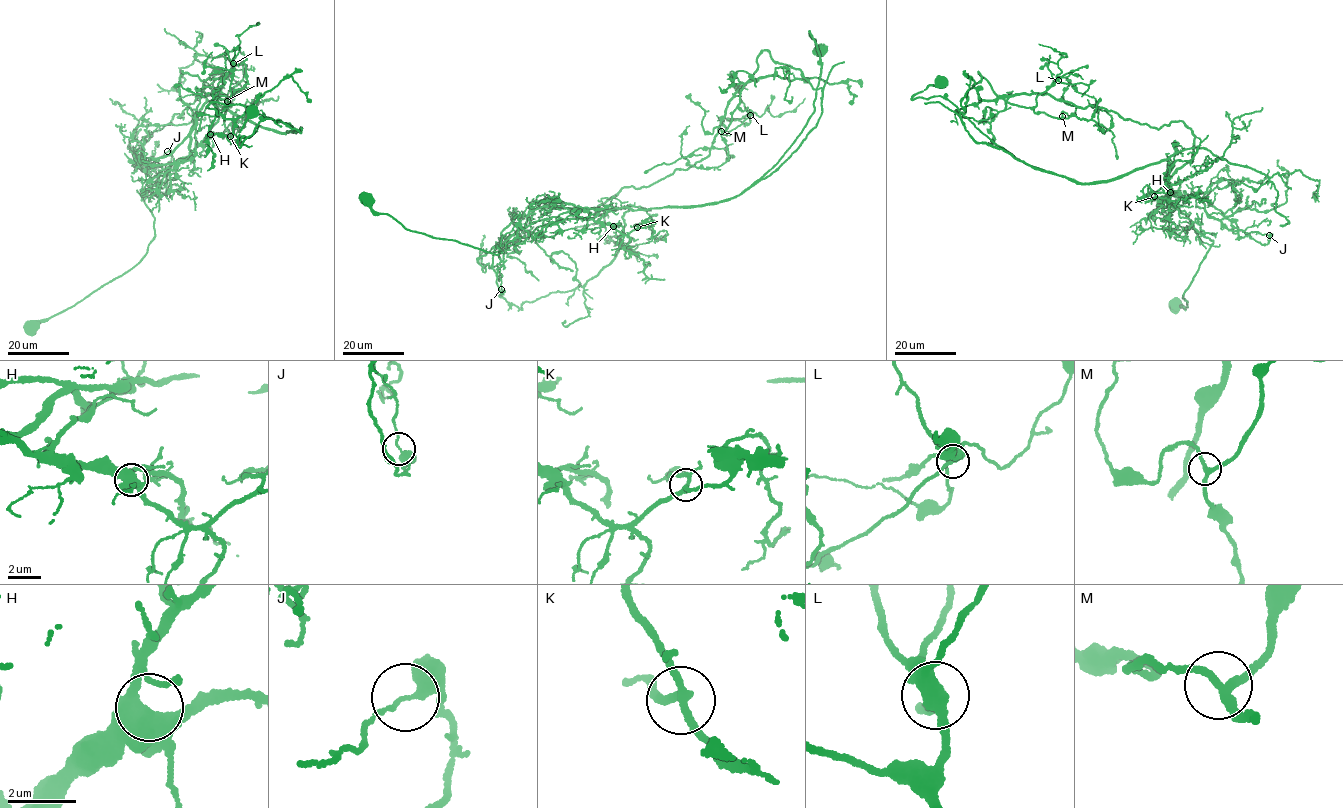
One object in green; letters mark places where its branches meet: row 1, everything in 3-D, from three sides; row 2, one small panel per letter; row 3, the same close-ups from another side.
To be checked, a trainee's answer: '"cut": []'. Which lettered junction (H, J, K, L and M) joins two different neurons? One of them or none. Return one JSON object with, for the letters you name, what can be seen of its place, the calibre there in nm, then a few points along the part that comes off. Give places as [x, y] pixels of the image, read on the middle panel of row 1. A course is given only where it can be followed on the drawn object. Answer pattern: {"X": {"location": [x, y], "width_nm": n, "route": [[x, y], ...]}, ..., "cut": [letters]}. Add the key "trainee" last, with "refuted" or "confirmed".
{"J": {"location": [501, 289], "width_nm": 240, "route": [[502, 289], [531, 211], [735, 198], [816, 92], [764, 50], [728, 160], [689, 164], [689, 125]]}, "cut": ["J"], "trainee": "refuted"}

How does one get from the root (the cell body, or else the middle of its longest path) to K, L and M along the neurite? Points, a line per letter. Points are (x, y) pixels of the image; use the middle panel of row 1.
K: (364, 198), (413, 231), (496, 254), (498, 245), (521, 244), (559, 220), (588, 218), (626, 235), (637, 227)
L: (364, 198), (497, 254), (604, 214), (622, 188), (712, 146), (727, 160), (732, 112), (750, 115)
M: (364, 198), (496, 254), (604, 214), (622, 188), (712, 146), (727, 160), (721, 131)

